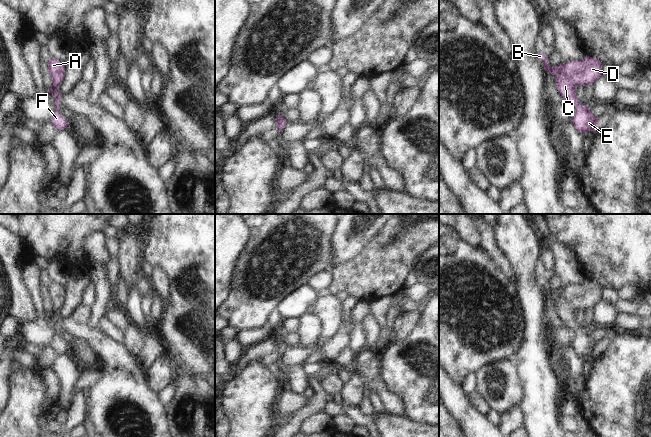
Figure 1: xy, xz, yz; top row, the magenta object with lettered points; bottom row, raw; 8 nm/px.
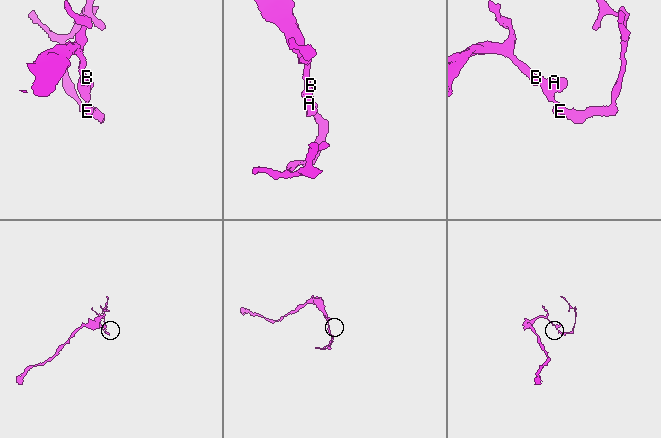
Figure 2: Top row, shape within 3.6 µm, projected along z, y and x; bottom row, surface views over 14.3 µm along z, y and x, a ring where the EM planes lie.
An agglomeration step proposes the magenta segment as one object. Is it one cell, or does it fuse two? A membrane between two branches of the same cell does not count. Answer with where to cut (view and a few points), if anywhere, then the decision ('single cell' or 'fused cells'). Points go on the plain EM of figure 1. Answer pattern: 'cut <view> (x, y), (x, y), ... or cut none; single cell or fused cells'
cut none; single cell

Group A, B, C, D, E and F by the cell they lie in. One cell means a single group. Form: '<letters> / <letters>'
A B C D E F

